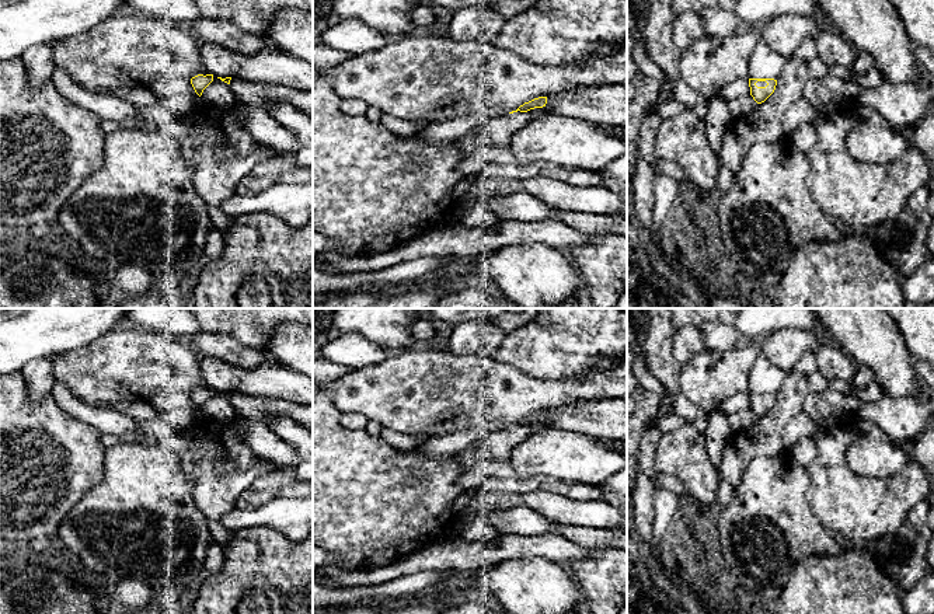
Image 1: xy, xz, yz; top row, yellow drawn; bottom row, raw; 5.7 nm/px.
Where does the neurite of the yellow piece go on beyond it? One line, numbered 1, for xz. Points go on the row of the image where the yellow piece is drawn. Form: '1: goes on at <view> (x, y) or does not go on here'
1: does not go on here

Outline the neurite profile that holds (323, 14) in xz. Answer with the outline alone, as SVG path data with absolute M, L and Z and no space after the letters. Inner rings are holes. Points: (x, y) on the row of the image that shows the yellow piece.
M313 0L313 43L335 22L334 0Z

